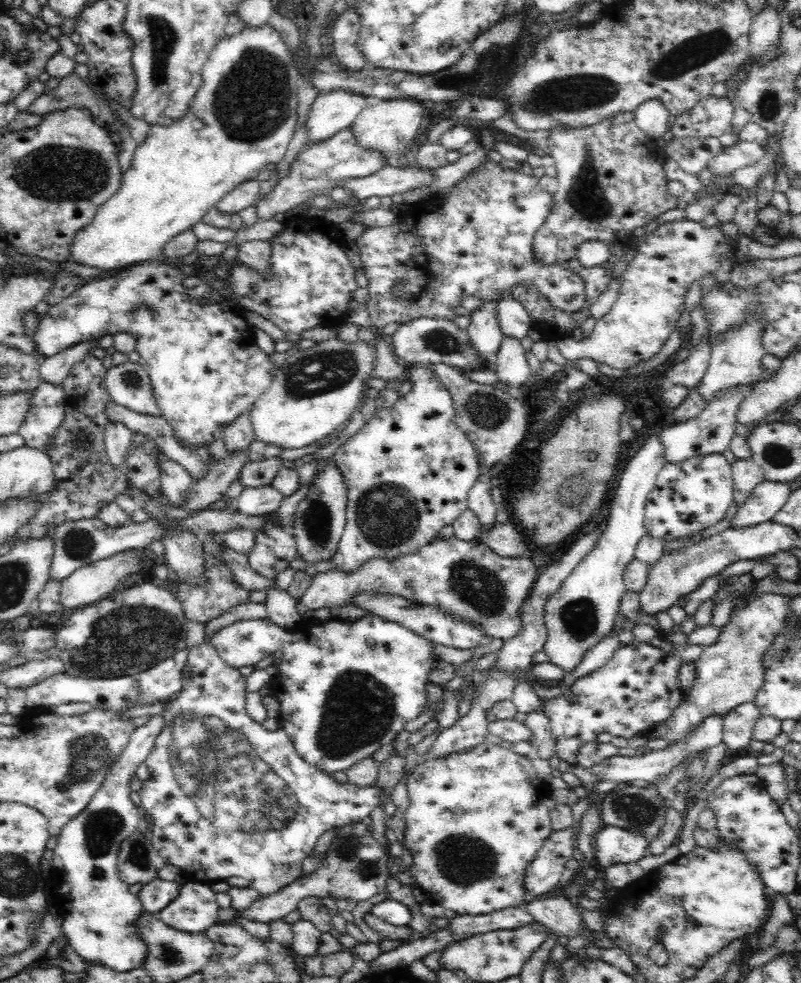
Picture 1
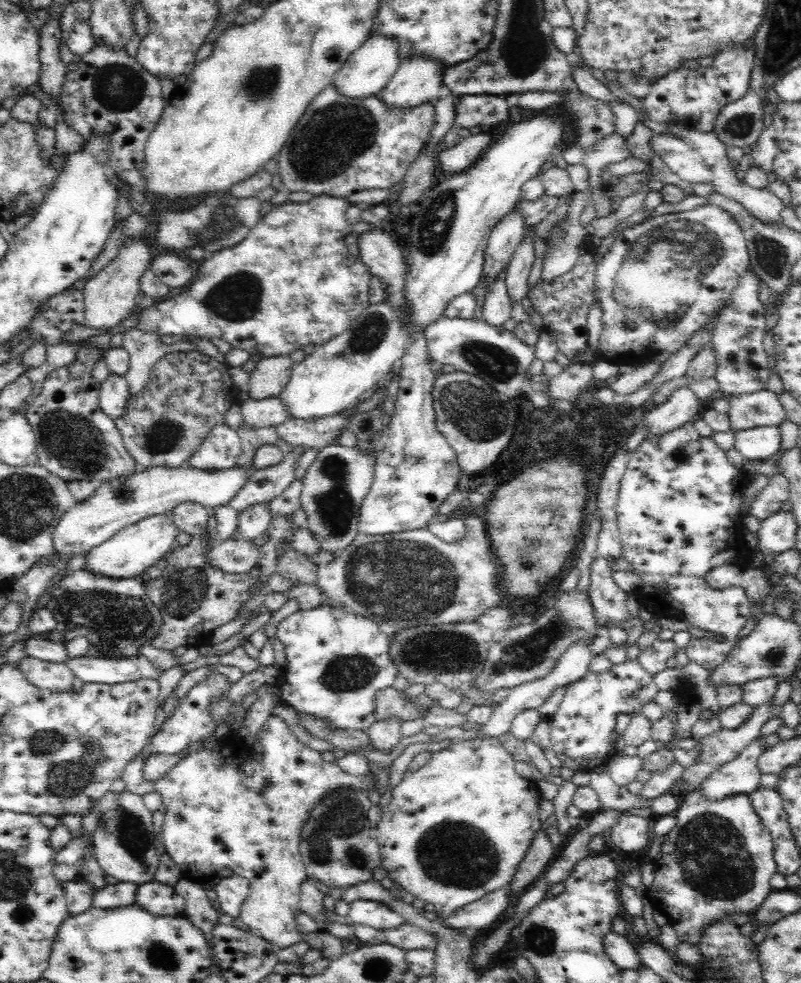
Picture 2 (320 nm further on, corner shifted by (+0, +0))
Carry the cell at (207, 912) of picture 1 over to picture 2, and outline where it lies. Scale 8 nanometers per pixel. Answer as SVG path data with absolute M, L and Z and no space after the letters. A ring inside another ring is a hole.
M154 881L139 883L136 886L134 905L156 916L184 916L185 912L182 896L170 886Z

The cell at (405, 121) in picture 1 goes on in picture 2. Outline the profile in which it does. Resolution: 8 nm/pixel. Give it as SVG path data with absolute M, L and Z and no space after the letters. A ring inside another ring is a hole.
M423 54L408 56L400 62L379 97L390 108L412 108L422 102L435 105L446 68L443 62Z

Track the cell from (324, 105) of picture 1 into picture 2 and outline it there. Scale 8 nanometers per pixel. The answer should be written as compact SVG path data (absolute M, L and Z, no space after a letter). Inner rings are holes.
M371 34L336 72L334 88L342 96L350 98L366 98L380 94L386 83L394 76L400 62L399 44L393 38L385 34Z

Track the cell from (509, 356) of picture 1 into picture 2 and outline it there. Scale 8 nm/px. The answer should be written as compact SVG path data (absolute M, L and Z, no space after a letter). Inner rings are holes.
M504 266L488 282L485 300L482 305L482 320L490 326L503 325L511 317L512 301L506 284L507 267Z

